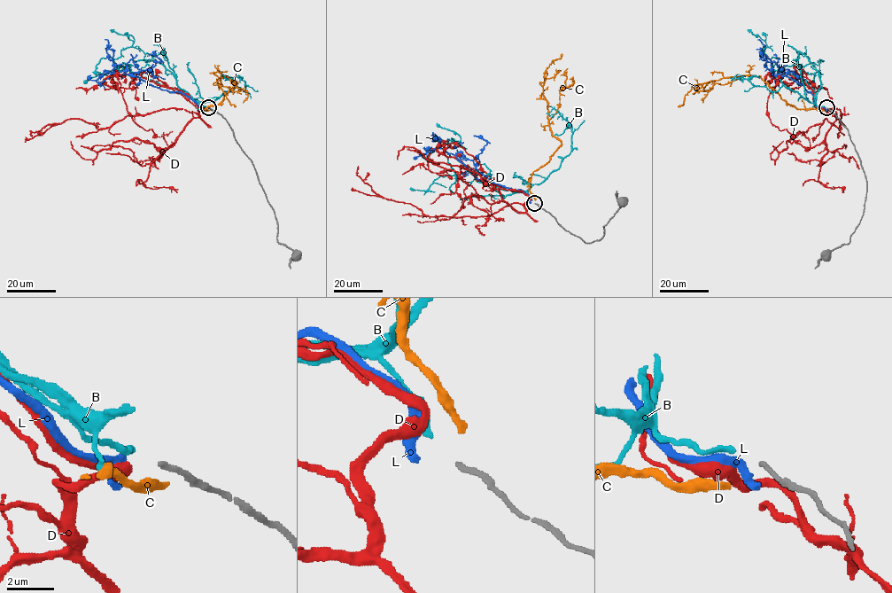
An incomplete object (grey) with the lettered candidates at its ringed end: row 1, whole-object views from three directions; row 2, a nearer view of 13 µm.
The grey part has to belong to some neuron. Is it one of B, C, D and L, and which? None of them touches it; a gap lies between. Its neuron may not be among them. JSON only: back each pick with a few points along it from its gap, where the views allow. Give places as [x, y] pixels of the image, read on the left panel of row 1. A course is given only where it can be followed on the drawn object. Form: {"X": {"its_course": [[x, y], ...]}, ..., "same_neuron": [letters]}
{"B": {"its_course": [[205, 106], [187, 93], [161, 86], [128, 69], [120, 70], [113, 60], [135, 39], [110, 29]]}, "same_neuron": ["B"]}

